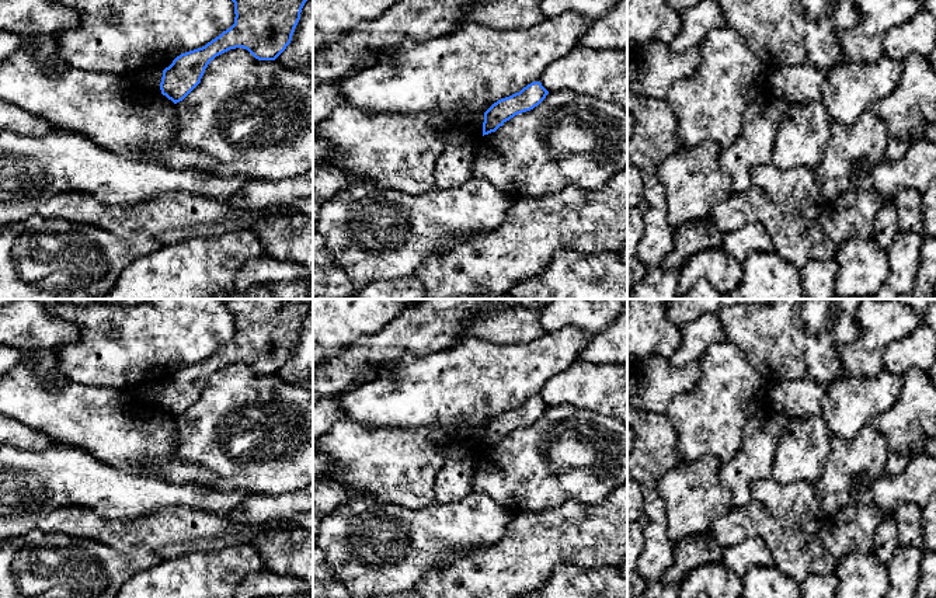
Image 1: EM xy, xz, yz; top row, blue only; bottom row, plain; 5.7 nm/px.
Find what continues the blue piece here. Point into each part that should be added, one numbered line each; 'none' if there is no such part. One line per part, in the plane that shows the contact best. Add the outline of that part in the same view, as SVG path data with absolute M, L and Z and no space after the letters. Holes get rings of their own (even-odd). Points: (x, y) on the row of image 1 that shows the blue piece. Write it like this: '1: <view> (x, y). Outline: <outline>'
none

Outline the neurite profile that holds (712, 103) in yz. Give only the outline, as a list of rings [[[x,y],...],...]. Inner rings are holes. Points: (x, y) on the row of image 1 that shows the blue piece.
[[[731,28],[710,31],[697,48],[700,63],[696,72],[676,80],[665,100],[676,115],[676,139],[681,150],[695,147],[707,139],[726,149],[740,136],[747,109],[768,90],[769,70]]]

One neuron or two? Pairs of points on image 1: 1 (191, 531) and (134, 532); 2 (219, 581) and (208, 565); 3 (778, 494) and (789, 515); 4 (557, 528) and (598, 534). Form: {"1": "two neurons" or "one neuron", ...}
{"1": "one neuron", "2": "one neuron", "3": "one neuron", "4": "one neuron"}

